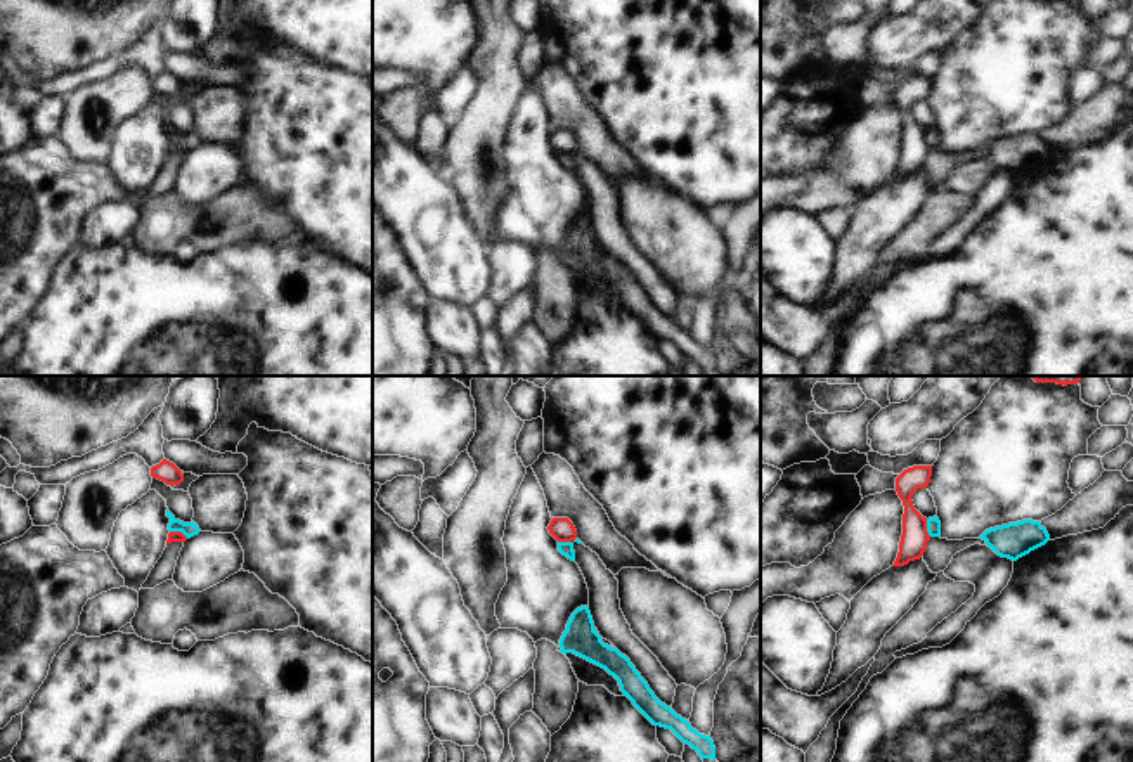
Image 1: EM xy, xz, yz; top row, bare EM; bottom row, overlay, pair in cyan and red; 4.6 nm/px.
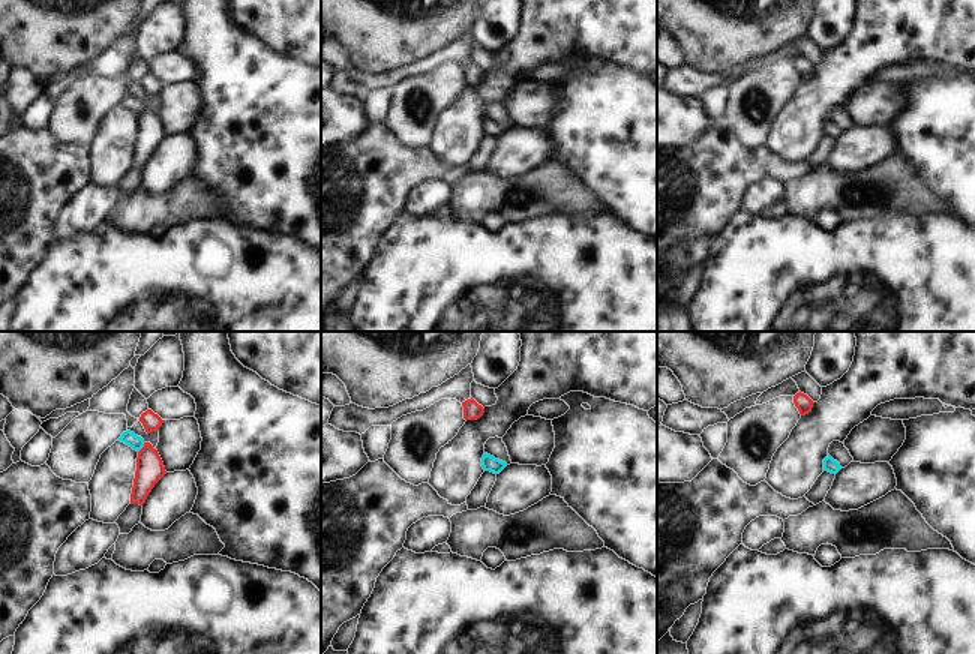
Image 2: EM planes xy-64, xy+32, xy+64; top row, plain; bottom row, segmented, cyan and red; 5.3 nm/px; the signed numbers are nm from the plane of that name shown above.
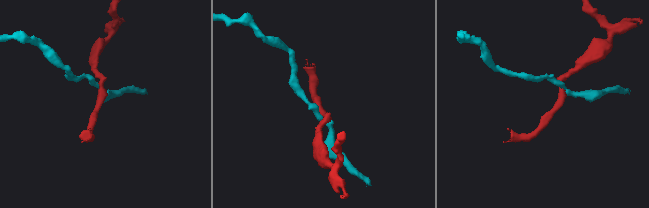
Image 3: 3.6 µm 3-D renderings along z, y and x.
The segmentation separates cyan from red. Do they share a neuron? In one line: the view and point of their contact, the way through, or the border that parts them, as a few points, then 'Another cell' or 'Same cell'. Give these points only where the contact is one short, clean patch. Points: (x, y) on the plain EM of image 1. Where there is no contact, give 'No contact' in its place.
Touches cyan at xy (179, 142). Boundary: xy (170, 142), (181, 142), (187, 149). Another cell.

